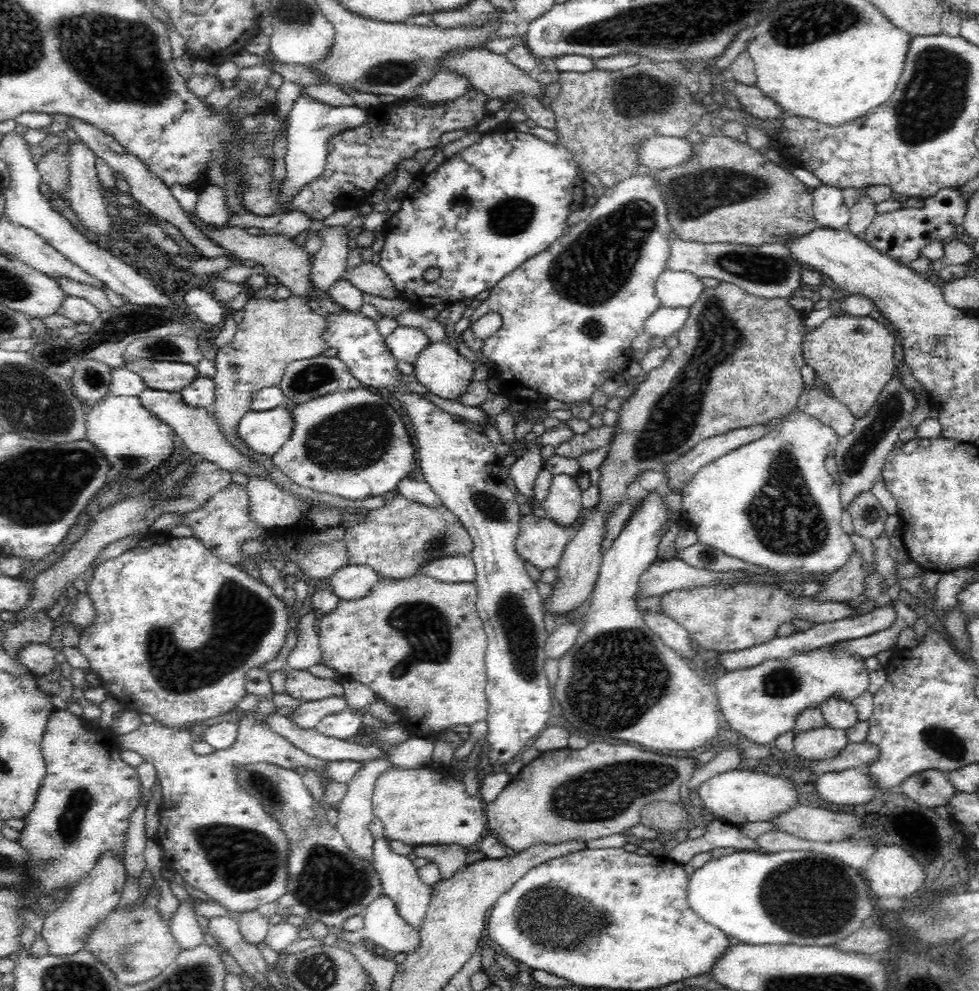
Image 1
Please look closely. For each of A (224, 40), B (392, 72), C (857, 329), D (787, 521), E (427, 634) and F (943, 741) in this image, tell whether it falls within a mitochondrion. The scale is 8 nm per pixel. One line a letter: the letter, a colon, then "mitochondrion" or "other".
A: other
B: mitochondrion
C: mitochondrion
D: mitochondrion
E: mitochondrion
F: mitochondrion

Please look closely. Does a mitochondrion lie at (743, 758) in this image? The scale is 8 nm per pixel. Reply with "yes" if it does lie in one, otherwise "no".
no

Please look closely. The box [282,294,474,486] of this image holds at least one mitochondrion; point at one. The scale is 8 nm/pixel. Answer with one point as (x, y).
(354, 438)

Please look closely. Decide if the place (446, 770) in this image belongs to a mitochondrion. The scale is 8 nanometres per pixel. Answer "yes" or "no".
no

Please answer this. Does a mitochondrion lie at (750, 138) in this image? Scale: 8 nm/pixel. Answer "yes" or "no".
no

